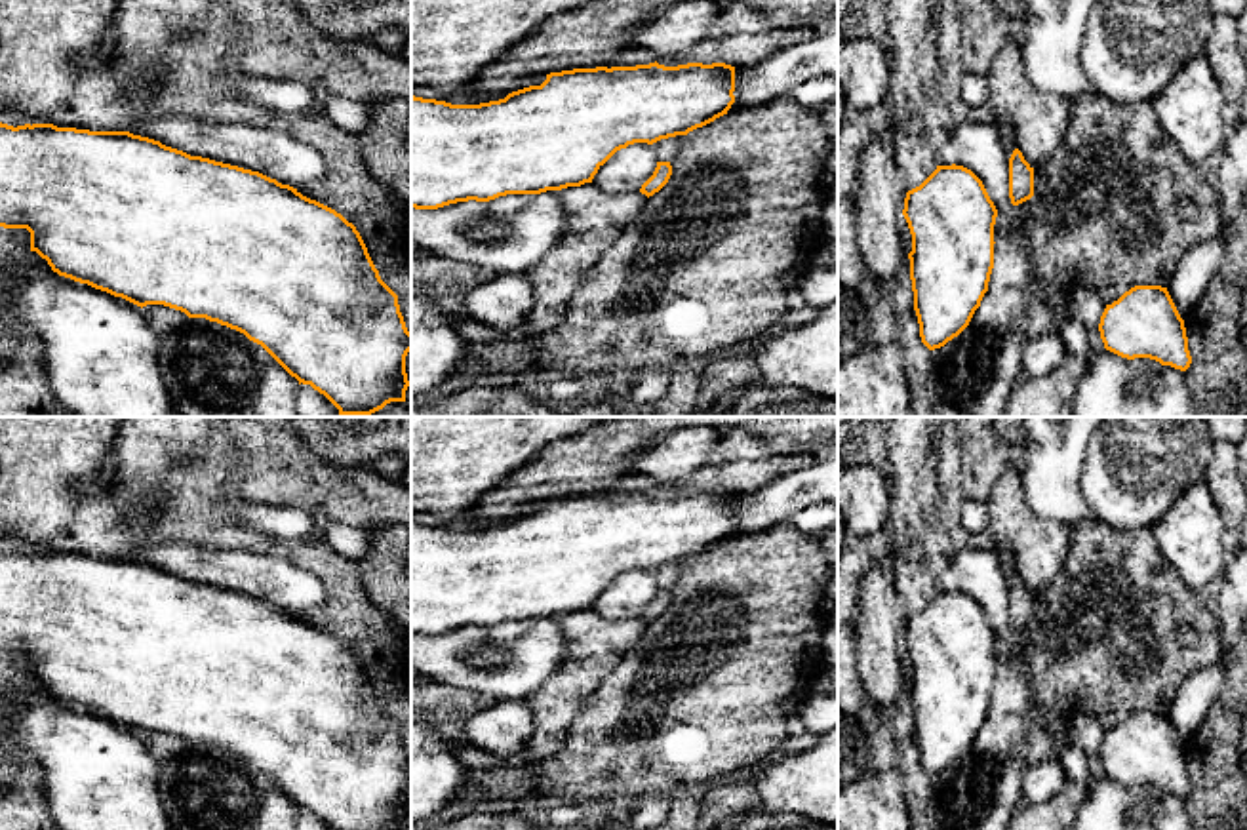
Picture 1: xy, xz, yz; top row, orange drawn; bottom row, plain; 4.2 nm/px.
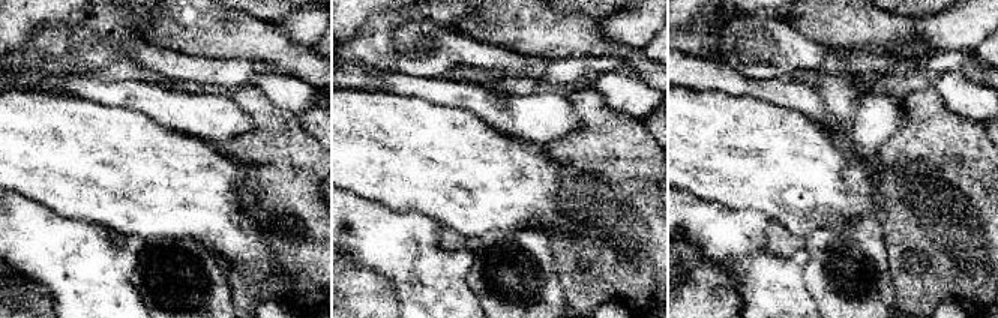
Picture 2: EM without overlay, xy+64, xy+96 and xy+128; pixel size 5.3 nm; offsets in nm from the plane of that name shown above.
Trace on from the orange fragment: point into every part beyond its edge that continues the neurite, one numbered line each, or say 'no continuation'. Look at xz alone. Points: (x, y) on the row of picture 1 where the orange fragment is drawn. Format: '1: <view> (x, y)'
no continuation

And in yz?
no continuation

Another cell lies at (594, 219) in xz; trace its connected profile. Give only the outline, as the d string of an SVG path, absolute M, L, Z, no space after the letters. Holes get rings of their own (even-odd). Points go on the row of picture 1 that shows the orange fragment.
M592 183L562 188L558 194L567 228L525 272L533 287L533 308L518 335L527 339L562 322L583 276L647 202L640 190L607 194Z

